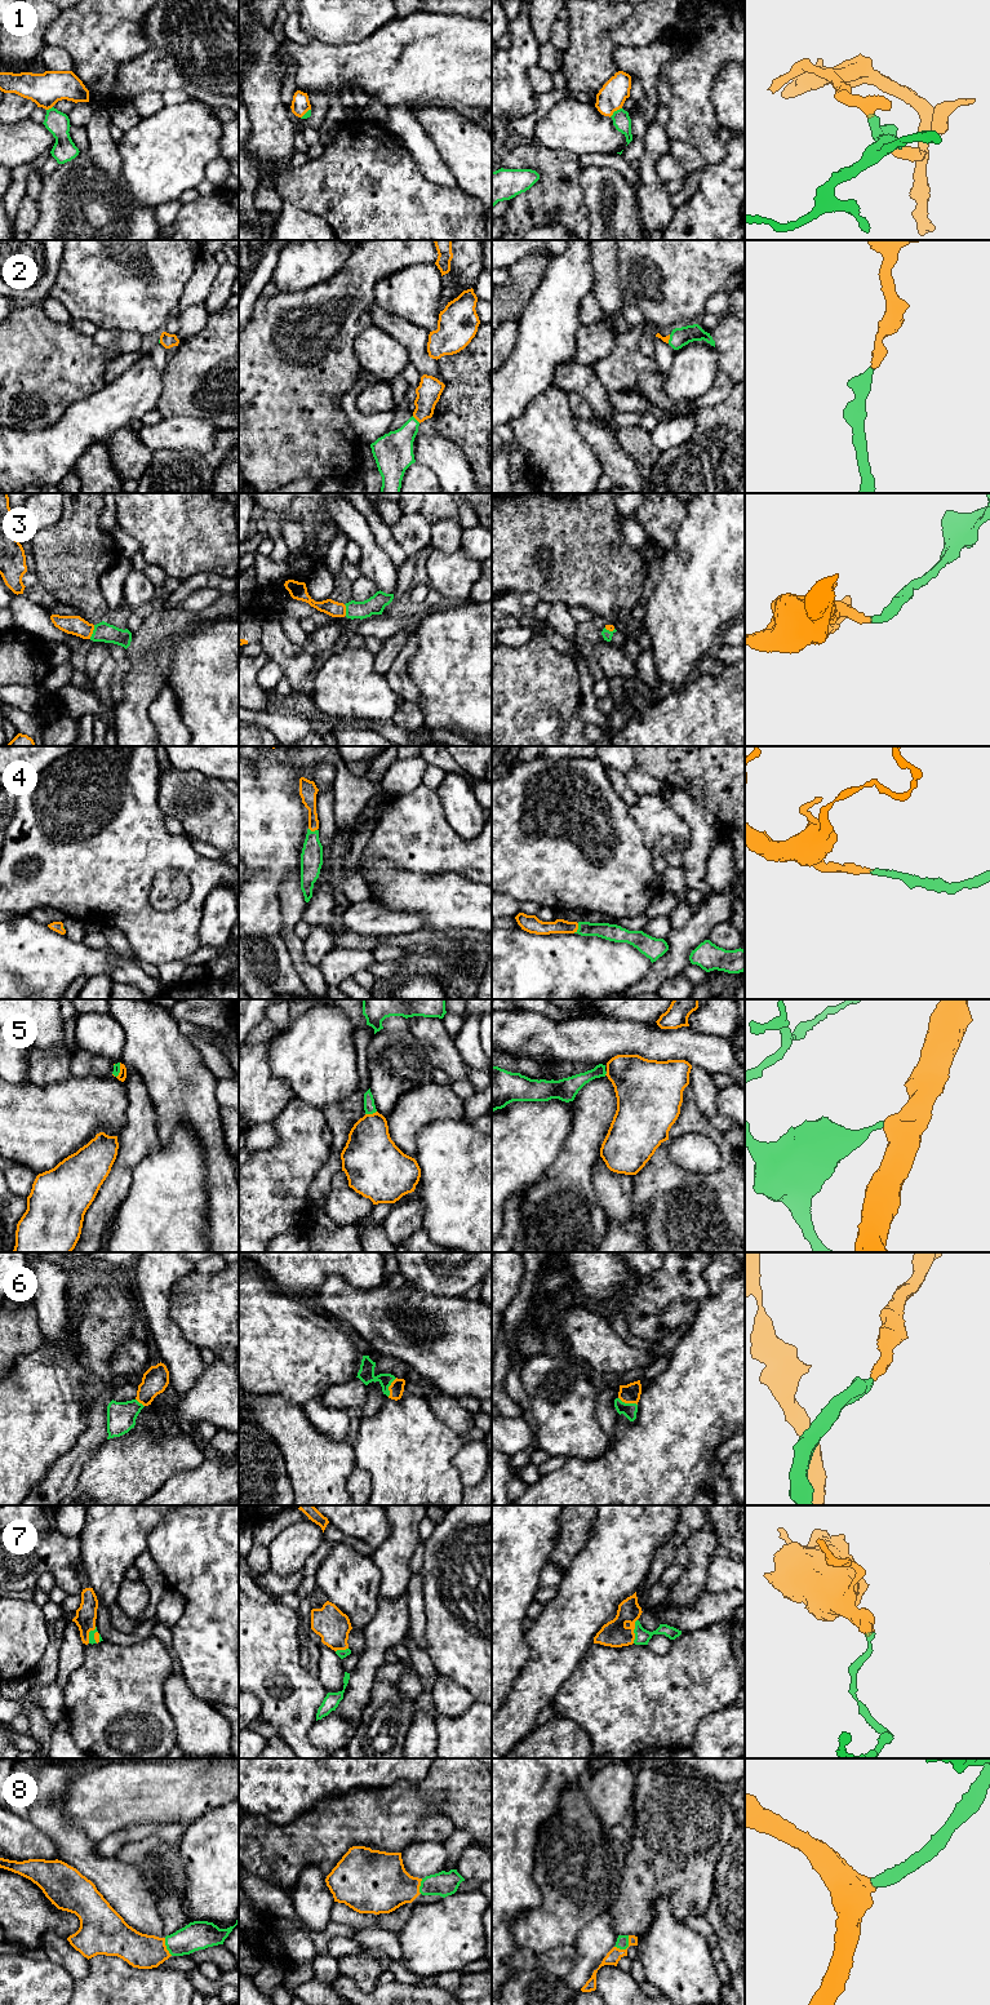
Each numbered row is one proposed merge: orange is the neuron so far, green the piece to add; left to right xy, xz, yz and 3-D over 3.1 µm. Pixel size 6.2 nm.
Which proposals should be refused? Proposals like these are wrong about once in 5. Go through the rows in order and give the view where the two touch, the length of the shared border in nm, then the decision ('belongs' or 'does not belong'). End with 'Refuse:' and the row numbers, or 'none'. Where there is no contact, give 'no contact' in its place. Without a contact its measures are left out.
1: yz | 100 nm | belongs
2: xz | 70 nm | belongs
3: xy | 90 nm | belongs
4: yz | 70 nm | belongs
5: xz | 80 nm | does not belong
6: xz | 130 nm | belongs
7: yz | 150 nm | belongs
8: yz | 120 nm | belongs
Refuse: 5

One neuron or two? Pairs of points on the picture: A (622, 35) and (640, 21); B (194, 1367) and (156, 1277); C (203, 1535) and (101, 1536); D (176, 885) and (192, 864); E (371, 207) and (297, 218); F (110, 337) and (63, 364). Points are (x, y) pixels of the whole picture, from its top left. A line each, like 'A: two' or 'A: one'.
A: one
B: one
C: two
D: two
E: two
F: two

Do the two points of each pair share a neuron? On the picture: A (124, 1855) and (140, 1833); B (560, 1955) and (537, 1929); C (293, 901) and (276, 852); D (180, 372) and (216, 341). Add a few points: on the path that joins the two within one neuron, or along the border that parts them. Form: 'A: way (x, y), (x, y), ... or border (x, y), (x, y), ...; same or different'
A: border (161, 1836), (151, 1833), (128, 1842), (115, 1857); different
B: border (573, 1943), (558, 1946), (537, 1957); different
C: border (300, 864), (279, 888), (279, 908); different
D: way (189, 368), (207, 350); same

